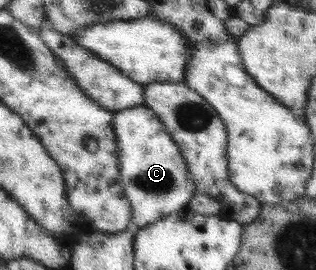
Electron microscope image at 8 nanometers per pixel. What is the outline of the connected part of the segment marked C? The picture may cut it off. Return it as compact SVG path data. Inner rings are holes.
M132 106L114 111L112 127L118 143L122 189L132 205L131 228L138 230L186 206L196 194L192 173L158 115L146 106Z

